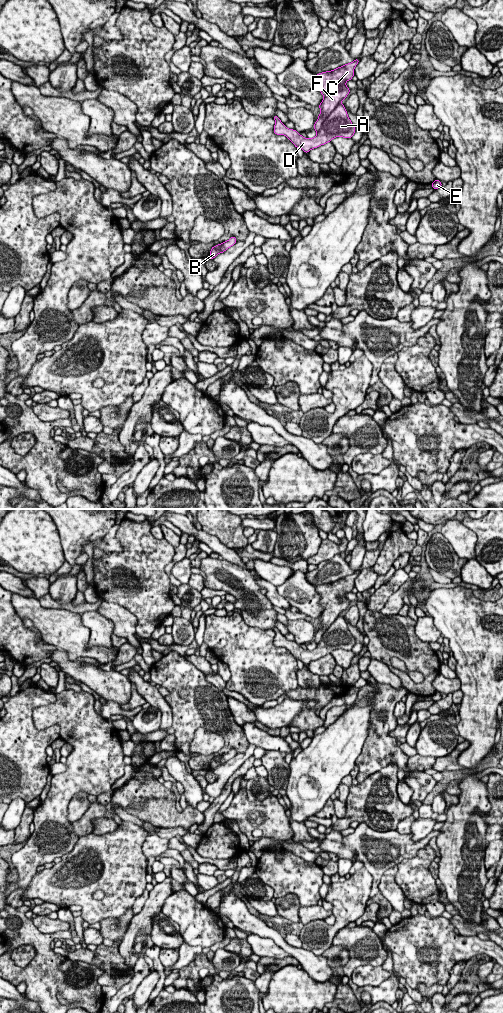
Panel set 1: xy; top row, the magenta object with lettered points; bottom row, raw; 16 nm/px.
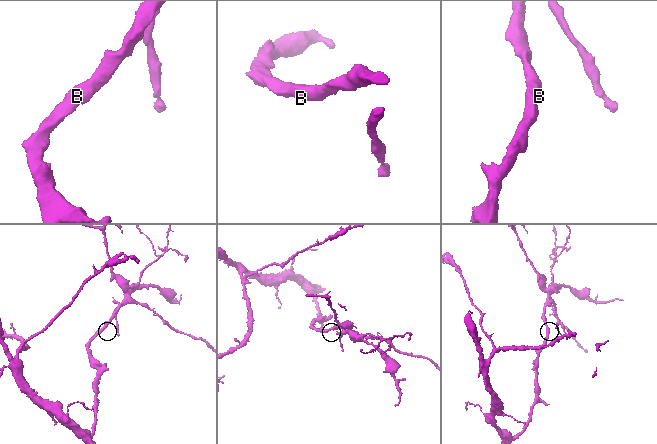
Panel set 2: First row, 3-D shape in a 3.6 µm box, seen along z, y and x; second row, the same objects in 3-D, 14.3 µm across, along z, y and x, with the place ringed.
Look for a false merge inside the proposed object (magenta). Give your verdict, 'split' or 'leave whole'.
split

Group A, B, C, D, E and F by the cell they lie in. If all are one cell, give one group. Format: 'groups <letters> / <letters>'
groups A D E / B C F

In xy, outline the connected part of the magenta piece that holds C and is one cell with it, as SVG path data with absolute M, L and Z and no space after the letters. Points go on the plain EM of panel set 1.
M359 571L345 576L337 581L318 585L317 593L320 595L320 605L324 608L322 614L318 618L321 623L317 633L314 636L316 644L320 642L324 632L342 614L350 605L350 601L346 598L348 592L352 592L354 581L359 575Z

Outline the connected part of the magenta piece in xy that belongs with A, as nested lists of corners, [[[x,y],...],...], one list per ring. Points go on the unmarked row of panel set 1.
[[[342,615],[324,632],[322,639],[314,650],[304,650],[296,642],[289,641],[281,634],[277,627],[274,629],[274,645],[285,647],[296,660],[301,660],[305,665],[330,654],[333,650],[352,650],[355,645],[355,638],[348,629],[347,623]]]

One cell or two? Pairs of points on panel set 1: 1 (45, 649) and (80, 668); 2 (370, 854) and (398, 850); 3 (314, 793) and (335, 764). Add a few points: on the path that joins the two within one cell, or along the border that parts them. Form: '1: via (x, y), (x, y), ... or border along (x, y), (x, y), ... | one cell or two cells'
1: border along (56, 648), (49, 656) | two cells
2: via (377, 848), (391, 848) | one cell
3: via (321, 788), (321, 778), (327, 772) | one cell

